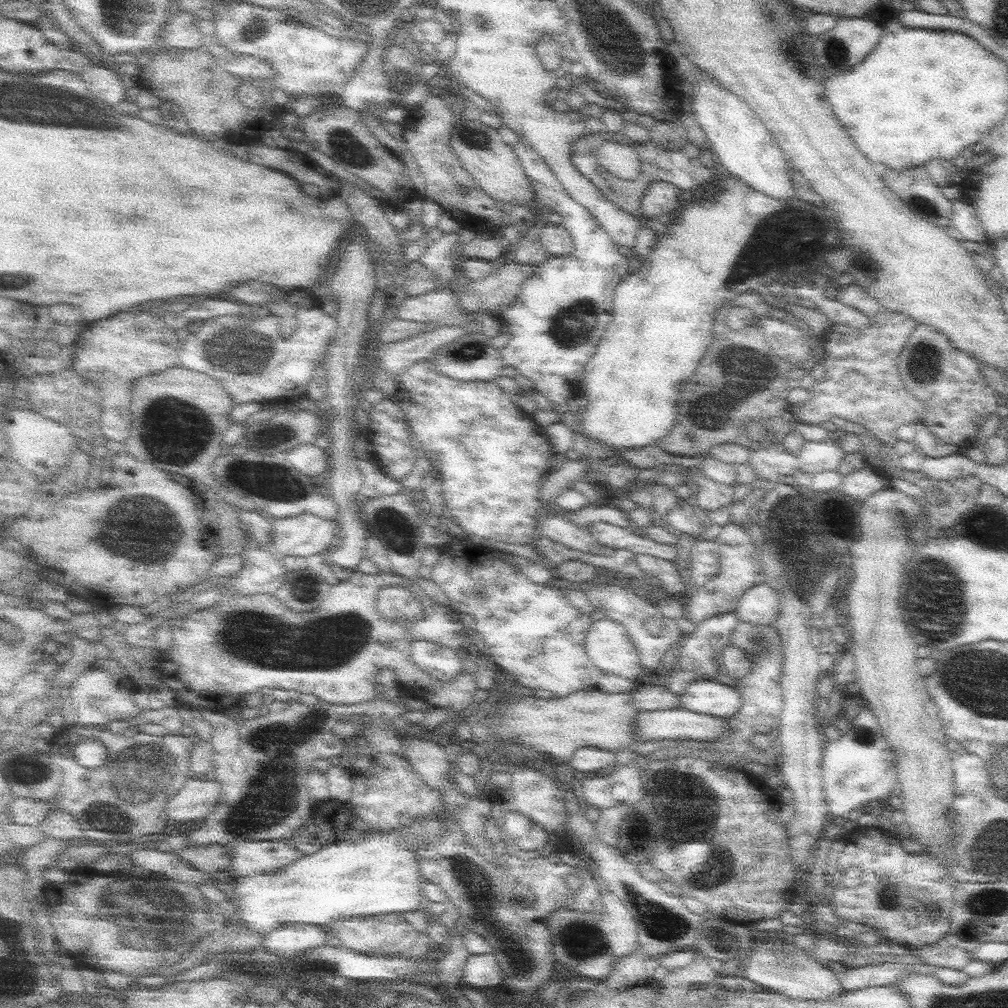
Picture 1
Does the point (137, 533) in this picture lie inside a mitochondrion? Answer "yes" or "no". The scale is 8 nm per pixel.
yes

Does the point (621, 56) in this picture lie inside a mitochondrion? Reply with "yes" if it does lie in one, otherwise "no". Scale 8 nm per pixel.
yes

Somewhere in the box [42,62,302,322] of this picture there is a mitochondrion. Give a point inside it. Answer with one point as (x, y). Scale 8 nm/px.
(62, 105)

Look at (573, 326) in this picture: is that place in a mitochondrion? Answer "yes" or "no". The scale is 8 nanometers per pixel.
yes

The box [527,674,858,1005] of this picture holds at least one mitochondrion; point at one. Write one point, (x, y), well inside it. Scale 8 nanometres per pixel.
(689, 811)

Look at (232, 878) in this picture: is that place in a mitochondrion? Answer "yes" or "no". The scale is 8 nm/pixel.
no

